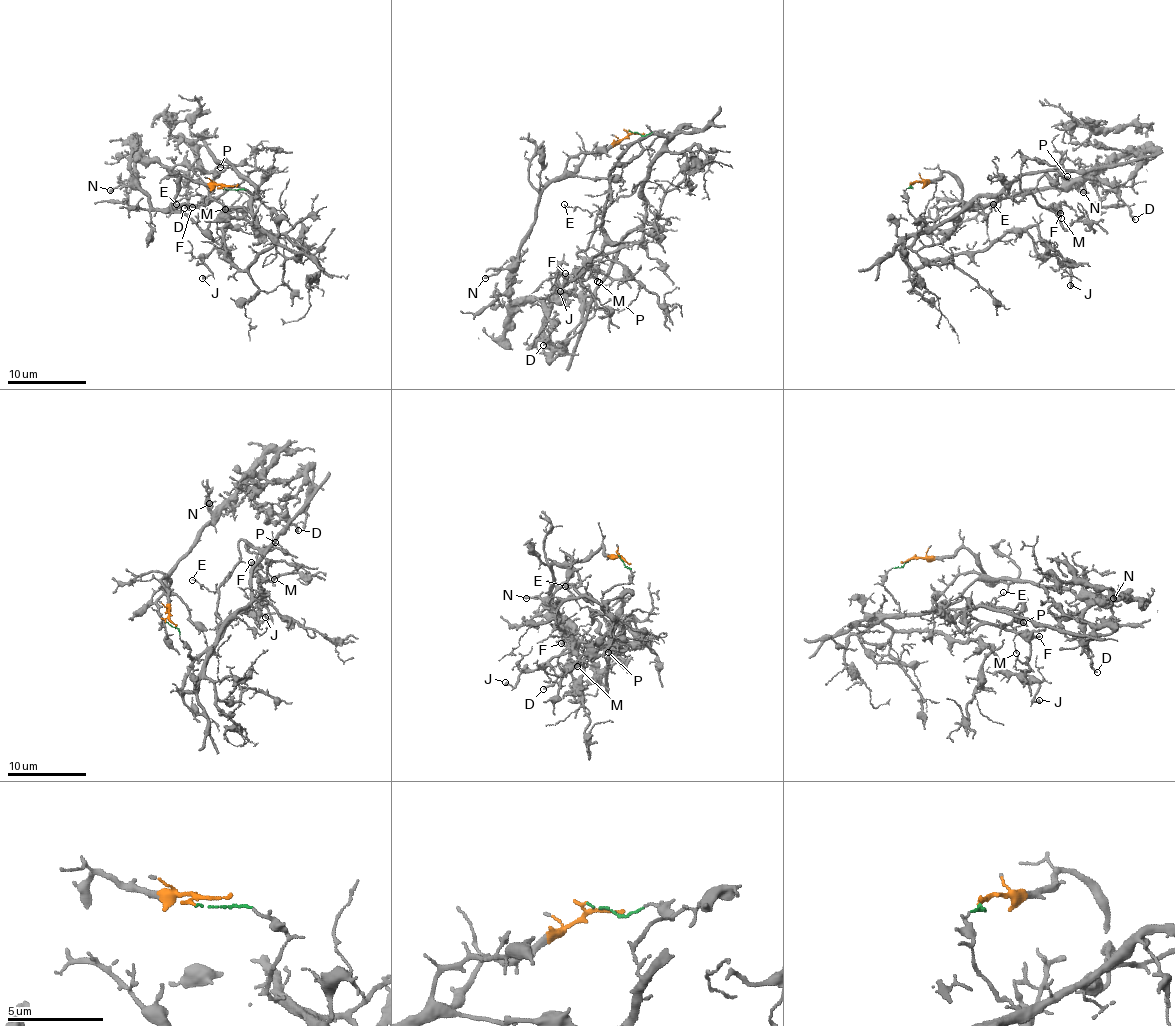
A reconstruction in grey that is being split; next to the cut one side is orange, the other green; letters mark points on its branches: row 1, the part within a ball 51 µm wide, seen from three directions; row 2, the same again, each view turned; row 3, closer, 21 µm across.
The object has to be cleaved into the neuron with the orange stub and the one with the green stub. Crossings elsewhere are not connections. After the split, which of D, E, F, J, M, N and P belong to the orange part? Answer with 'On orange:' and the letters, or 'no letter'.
On orange: D, N

